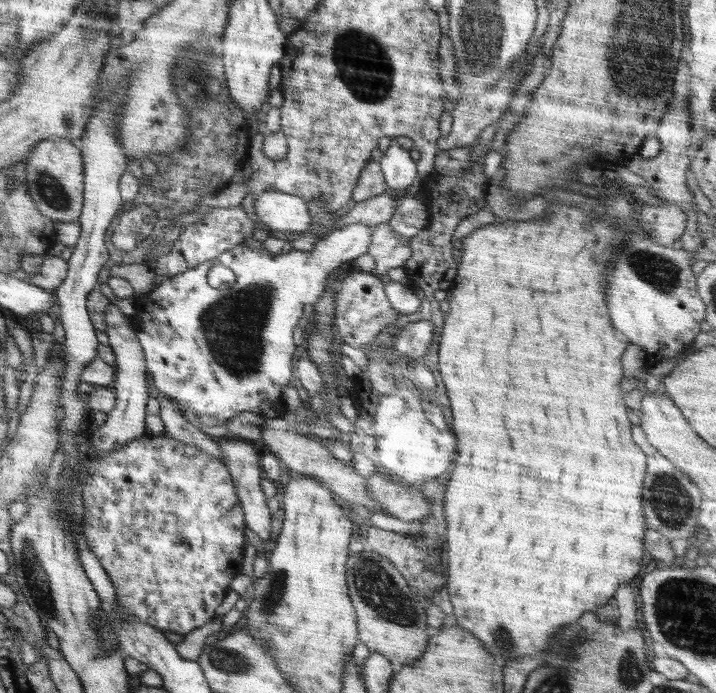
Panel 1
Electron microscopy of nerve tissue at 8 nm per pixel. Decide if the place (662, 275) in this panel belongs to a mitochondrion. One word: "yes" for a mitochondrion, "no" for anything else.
yes

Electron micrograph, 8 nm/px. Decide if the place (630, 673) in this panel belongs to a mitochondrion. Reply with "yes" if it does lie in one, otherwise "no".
yes

